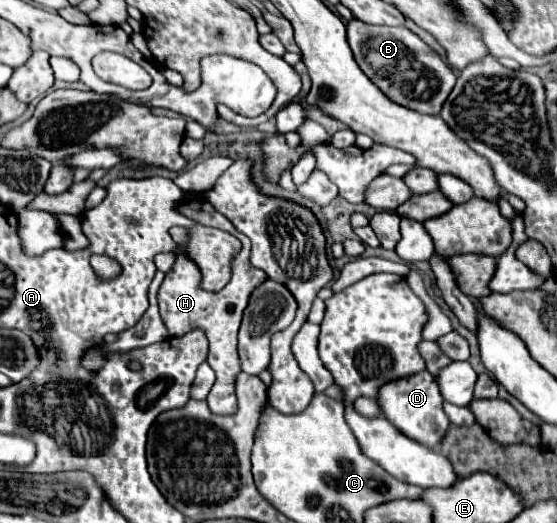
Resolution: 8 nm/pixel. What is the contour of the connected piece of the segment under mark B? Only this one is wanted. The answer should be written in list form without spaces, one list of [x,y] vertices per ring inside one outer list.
[[[352,18],[348,22],[348,44],[362,72],[396,104],[422,114],[440,114],[440,108],[454,88],[456,76],[444,64],[436,50],[422,42],[408,28],[370,26]]]

